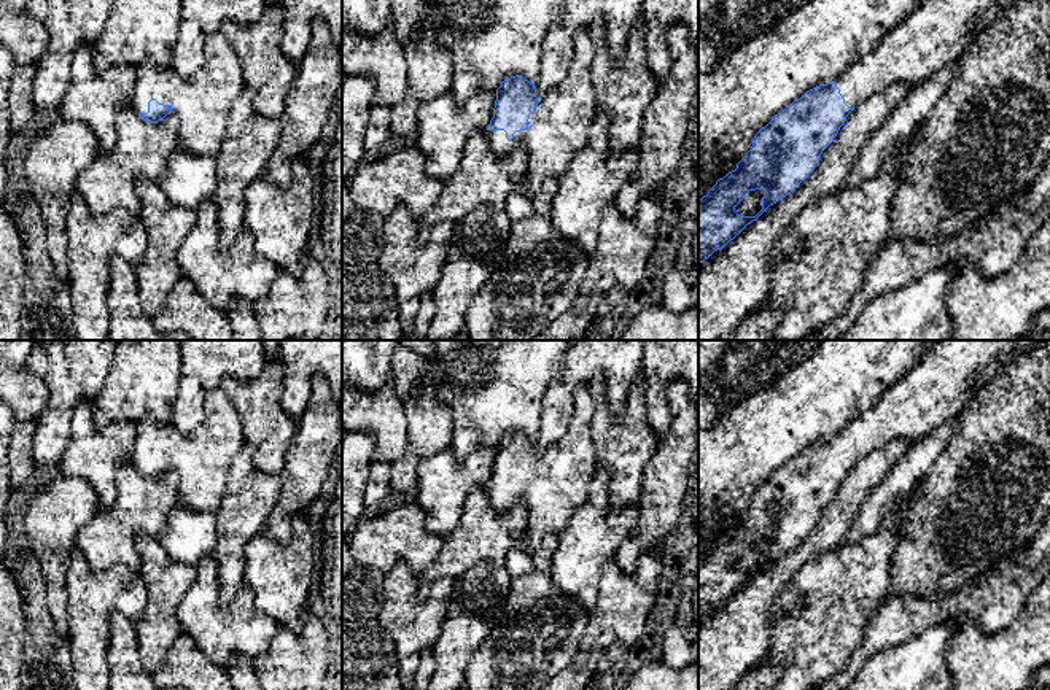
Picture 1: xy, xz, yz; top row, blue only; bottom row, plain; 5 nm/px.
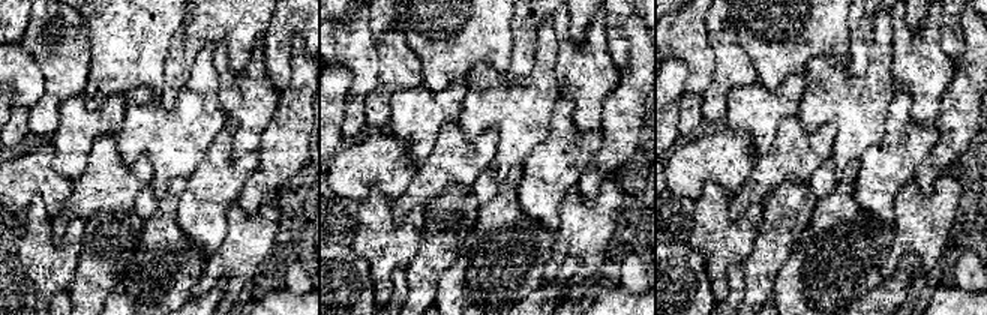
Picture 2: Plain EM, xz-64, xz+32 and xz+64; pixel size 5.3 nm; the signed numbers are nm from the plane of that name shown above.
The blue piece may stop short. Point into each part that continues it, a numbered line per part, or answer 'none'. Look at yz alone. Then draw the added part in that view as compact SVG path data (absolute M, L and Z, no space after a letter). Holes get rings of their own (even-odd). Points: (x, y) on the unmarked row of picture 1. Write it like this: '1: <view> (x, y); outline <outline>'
1: yz (933, 391); outline M939 340L932 345L926 358L902 375L896 383L885 388L875 404L858 413L846 423L834 437L850 464L859 463L862 458L877 450L886 448L896 440L905 440L910 447L926 436L934 432L939 426L947 423L951 417L961 412L967 401L967 391L972 388L975 378L980 375L983 380L1001 374L1012 359L1017 350L1029 350L1036 340Z

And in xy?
1: xy (201, 458); outline M221 386L205 394L204 407L205 420L188 434L172 423L138 421L130 461L137 469L148 469L151 455L170 461L170 471L178 475L180 502L196 512L215 514L245 436L240 415Z

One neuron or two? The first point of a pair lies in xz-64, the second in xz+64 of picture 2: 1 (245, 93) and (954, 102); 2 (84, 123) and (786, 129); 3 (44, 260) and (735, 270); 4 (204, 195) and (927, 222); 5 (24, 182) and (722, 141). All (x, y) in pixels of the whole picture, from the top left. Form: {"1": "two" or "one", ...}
{"1": "two", "2": "two", "3": "two", "4": "two", "5": "one"}

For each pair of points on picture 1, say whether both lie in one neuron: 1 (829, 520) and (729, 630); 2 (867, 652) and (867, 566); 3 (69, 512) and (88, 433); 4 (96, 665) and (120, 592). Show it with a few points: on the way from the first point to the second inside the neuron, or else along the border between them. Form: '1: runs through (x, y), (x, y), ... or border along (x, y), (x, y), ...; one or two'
1: runs through (807, 547), (754, 603); one
2: border along (888, 596), (867, 624), (863, 643), (850, 657); two
3: border along (58, 472), (80, 476), (94, 492), (101, 506); two
4: runs through (96, 647), (96, 616), (102, 609); one

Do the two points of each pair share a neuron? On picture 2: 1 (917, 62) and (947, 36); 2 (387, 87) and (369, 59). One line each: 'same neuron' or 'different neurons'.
1: different neurons
2: different neurons

